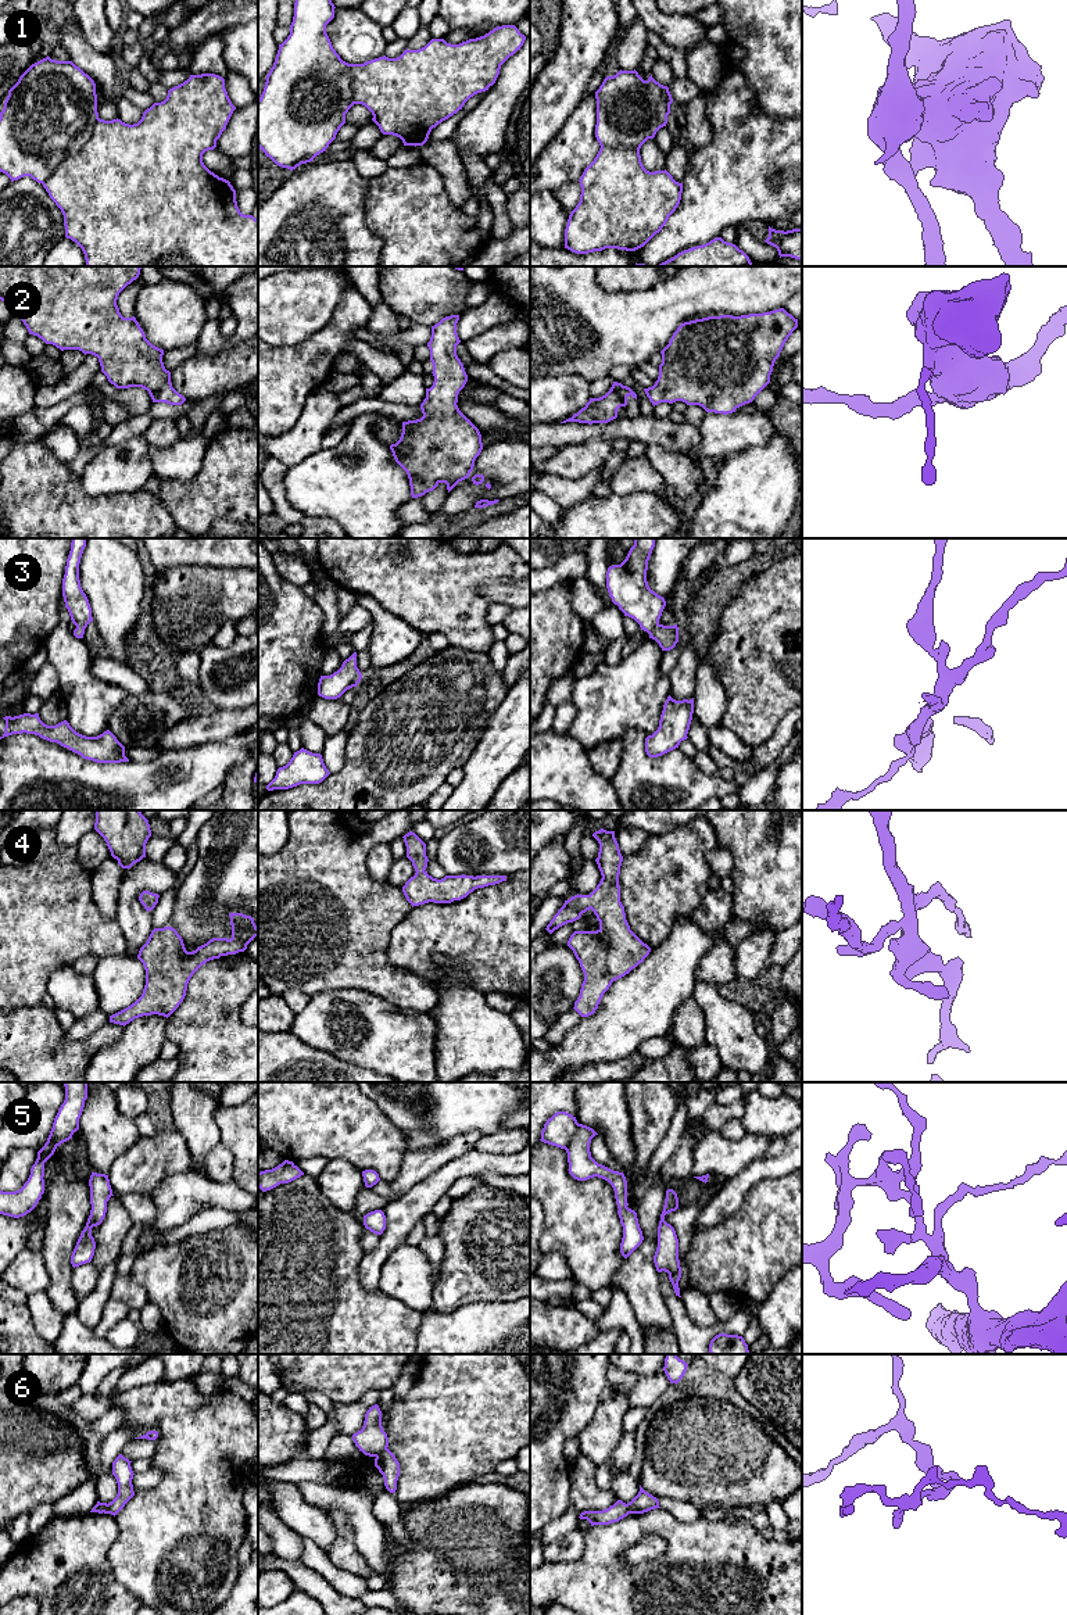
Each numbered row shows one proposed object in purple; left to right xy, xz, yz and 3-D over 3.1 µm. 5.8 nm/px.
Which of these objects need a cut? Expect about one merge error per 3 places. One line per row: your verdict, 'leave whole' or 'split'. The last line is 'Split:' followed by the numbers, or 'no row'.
1: split
2: leave whole
3: leave whole
4: leave whole
5: leave whole
6: split
Split: 1, 6

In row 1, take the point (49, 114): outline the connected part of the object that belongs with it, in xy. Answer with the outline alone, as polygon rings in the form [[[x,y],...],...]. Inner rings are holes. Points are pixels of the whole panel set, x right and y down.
[[[47,55],[32,64],[8,90],[0,112],[0,172],[11,182],[31,176],[43,185],[61,161],[87,143],[99,119],[94,80],[72,61]]]

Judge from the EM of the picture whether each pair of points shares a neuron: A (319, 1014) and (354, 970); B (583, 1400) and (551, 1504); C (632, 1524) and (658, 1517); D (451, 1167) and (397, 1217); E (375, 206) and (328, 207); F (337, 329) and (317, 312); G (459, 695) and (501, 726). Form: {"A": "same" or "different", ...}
{"A": "different", "B": "same", "C": "same", "D": "same", "E": "different", "F": "different", "G": "different"}

